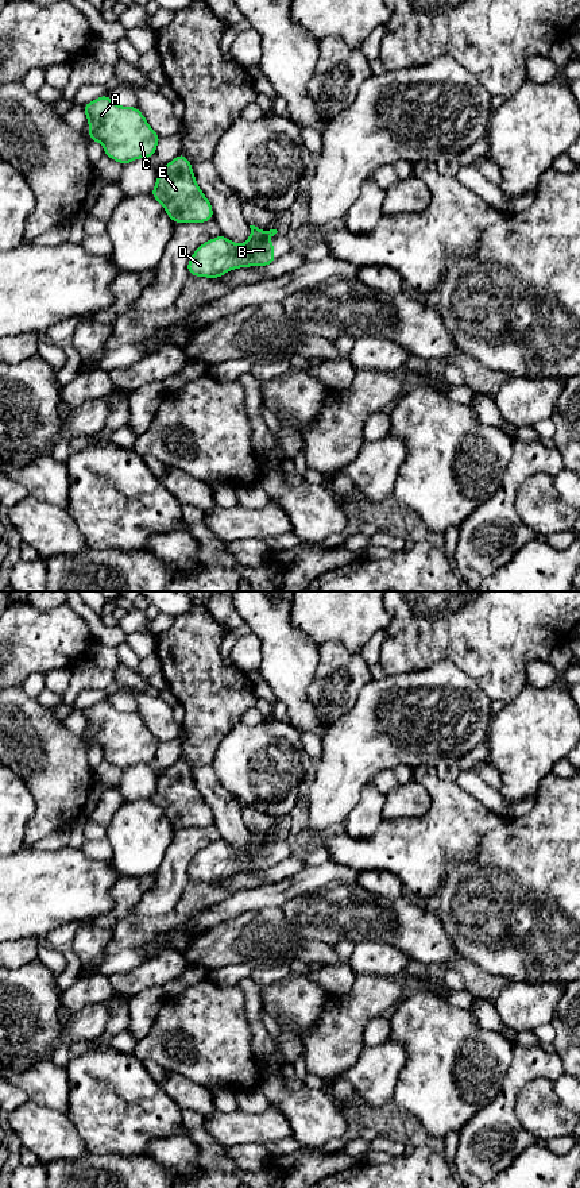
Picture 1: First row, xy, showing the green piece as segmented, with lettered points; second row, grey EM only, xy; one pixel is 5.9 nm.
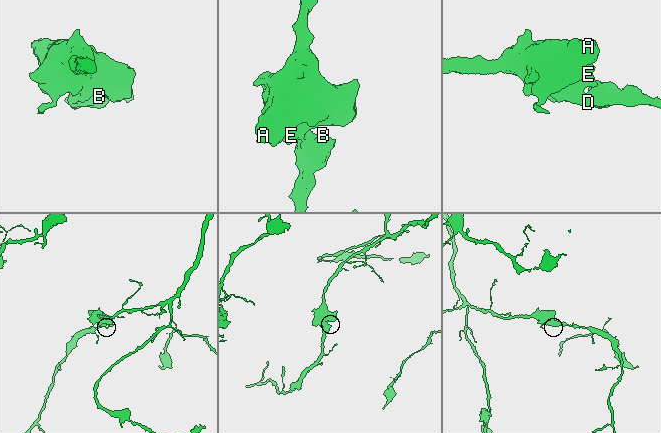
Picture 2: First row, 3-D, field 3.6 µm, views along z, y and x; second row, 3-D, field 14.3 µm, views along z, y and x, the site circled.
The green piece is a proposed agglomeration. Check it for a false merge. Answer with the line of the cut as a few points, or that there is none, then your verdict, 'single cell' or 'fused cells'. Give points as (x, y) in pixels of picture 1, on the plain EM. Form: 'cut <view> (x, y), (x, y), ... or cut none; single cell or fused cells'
cut none; single cell

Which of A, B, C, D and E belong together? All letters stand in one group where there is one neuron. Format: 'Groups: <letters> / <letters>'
Groups: A B C D E

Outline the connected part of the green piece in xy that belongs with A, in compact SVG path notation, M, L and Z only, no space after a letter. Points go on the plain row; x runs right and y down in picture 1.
M108 699L82 711L88 721L89 745L104 751L105 761L123 771L136 763L151 763L161 741L138 711L120 711Z

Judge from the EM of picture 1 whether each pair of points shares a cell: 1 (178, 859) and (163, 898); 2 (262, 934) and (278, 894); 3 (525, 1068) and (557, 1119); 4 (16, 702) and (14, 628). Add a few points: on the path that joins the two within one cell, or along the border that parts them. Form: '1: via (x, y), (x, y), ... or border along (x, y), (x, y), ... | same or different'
1: via (176, 868), (174, 879), (167, 888) | same
2: border along (281, 907), (260, 907), (243, 913) | different
3: border along (553, 1082), (532, 1079), (514, 1106) | different
4: border along (14, 686), (20, 687) | different

